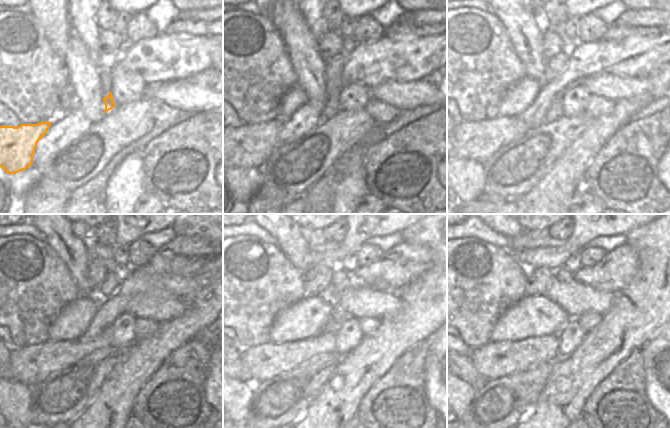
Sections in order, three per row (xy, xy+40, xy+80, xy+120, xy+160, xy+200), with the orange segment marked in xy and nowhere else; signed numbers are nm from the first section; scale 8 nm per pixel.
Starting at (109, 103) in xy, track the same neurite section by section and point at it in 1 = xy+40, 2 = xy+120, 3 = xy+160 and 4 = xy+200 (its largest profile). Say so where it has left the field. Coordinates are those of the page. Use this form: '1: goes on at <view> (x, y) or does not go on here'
1: goes on at xy+40 (331, 107)
2: goes on at xy+120 (31, 365)
3: goes on at xy+160 (265, 361)
4: goes on at xy+200 (494, 360)

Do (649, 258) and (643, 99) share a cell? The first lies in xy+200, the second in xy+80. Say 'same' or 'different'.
same

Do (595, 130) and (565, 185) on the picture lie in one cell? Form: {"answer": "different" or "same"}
{"answer": "same"}

